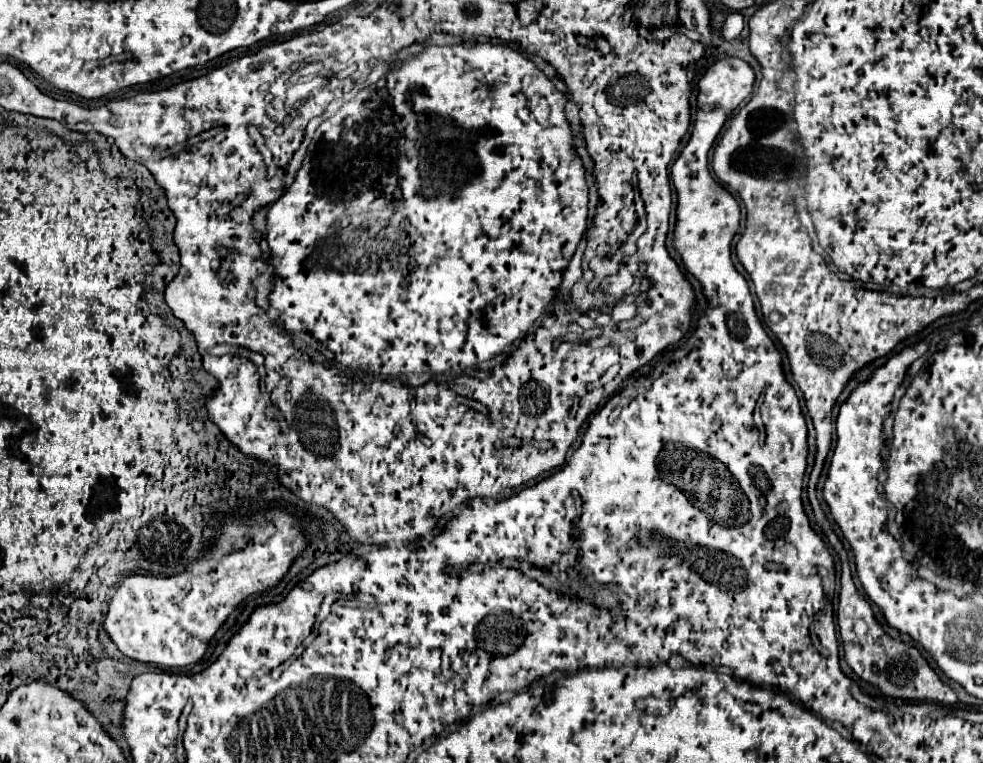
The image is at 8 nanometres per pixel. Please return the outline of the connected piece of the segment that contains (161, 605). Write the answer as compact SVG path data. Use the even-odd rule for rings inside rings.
M277 513L275 533L263 545L247 543L245 549L221 557L217 563L211 563L211 567L201 559L165 579L141 575L125 577L111 595L105 629L121 653L135 661L155 663L167 670L193 665L203 657L211 637L235 605L251 593L275 587L305 545L307 537L297 521L287 513Z

